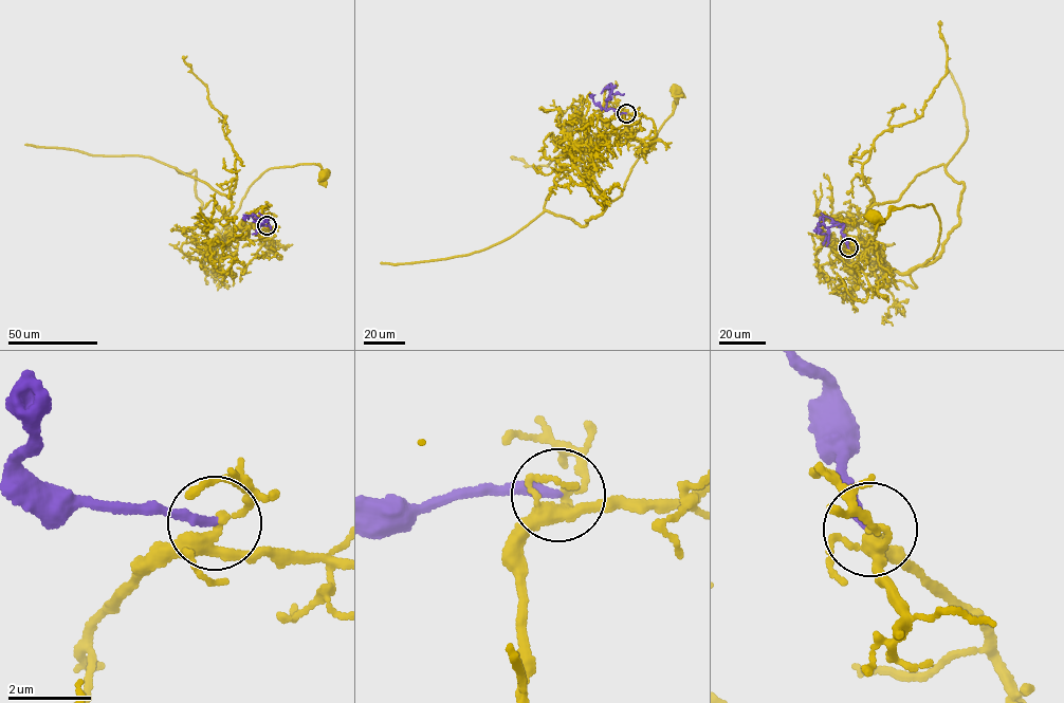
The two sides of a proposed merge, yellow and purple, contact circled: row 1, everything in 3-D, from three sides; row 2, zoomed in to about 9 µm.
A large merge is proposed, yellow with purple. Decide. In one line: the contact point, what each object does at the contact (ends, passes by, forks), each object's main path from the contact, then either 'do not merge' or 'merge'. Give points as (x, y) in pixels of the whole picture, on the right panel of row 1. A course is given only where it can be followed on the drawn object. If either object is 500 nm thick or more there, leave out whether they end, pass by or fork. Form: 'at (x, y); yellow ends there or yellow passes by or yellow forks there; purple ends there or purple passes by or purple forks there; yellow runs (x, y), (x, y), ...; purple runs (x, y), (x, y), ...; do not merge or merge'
at (848, 247); yellow passes by; purple ends there; yellow runs (848, 247), (860, 259), (863, 241), (900, 273), (932, 257), (940, 229), (934, 206), (875, 215); purple runs (848, 247), (841, 232), (844, 224), (826, 227), (820, 223), (819, 232), (825, 234), (826, 239), (822, 243); do not merge

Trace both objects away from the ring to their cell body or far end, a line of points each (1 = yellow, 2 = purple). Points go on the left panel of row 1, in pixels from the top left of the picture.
1: (267, 225), (259, 234), (253, 227), (236, 227), (212, 248), (249, 186), (267, 170), (315, 164), (324, 173)
2: (267, 225), (260, 225), (252, 214), (260, 219), (263, 217), (264, 222), (252, 234)

